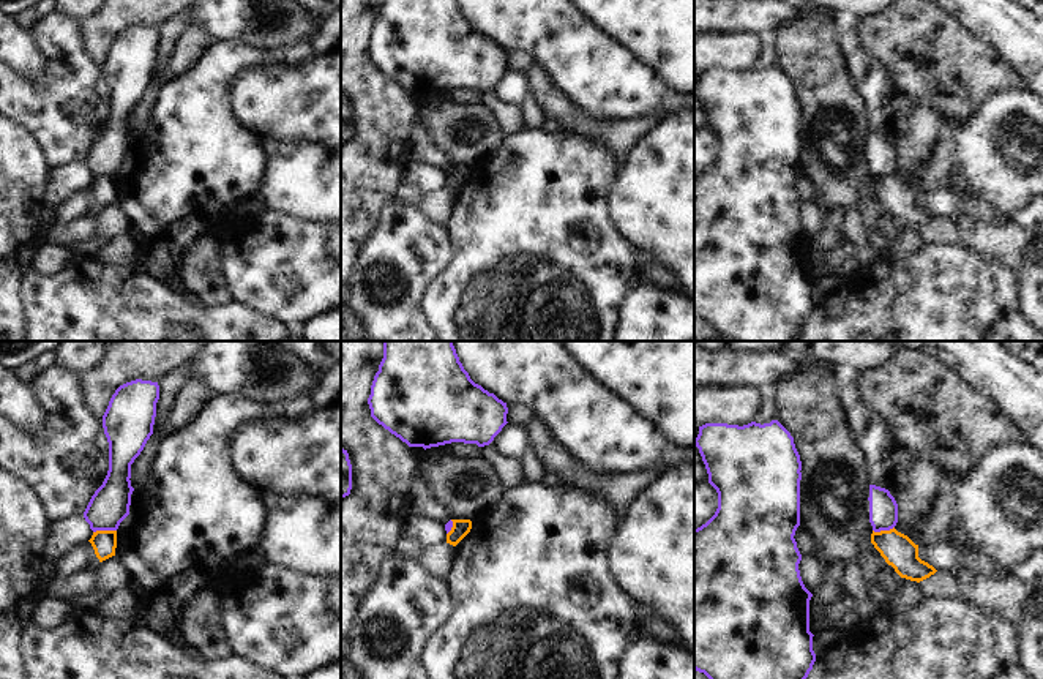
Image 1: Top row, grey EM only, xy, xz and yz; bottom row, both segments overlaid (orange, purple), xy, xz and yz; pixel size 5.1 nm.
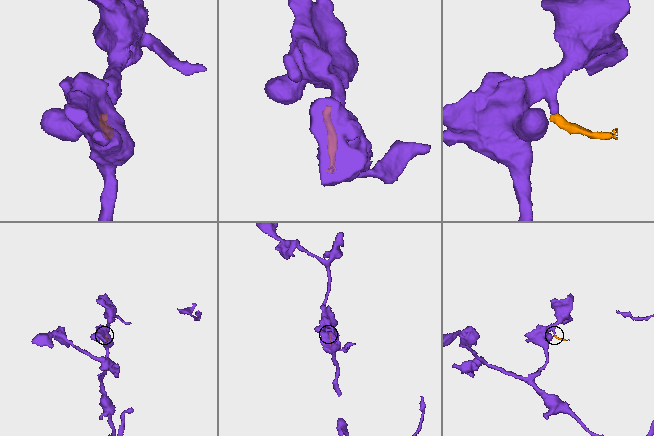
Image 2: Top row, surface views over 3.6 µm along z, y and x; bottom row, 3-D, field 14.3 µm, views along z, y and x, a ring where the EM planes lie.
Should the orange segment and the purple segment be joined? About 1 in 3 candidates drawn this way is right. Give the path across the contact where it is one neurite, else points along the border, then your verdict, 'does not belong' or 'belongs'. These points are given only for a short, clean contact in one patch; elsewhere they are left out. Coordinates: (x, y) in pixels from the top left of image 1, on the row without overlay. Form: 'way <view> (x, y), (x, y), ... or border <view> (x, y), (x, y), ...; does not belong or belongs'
does not belong

